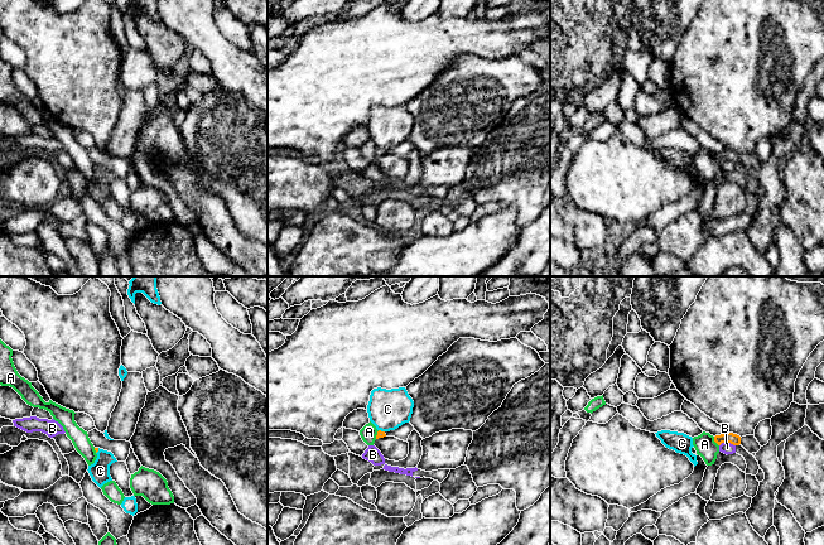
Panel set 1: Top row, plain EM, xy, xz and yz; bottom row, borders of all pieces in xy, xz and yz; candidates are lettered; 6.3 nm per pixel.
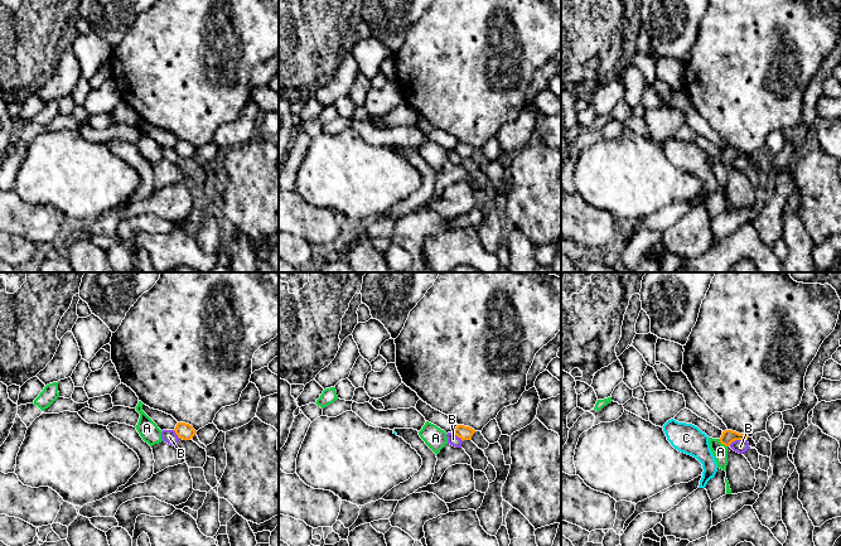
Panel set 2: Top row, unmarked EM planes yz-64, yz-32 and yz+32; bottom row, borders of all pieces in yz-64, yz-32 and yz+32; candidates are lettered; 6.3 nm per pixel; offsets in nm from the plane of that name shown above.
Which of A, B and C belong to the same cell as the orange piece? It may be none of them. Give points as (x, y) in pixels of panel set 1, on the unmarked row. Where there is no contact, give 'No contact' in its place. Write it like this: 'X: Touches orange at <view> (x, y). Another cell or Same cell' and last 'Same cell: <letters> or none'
A: Touches orange at yz (714, 158). Another cell
B: Touches orange at yz (727, 159). Another cell
C: Touches orange at xz (380, 148). Another cell
Same cell: none

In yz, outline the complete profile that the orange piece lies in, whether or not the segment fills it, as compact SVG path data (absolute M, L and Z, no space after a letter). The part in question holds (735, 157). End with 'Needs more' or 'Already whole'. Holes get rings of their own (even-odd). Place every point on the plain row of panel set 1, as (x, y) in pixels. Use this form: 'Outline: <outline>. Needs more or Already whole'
Outline: M723 150L721 153L714 154L714 159L721 163L722 160L731 160L733 163L739 163L741 161L741 154L733 150Z. Already whole

